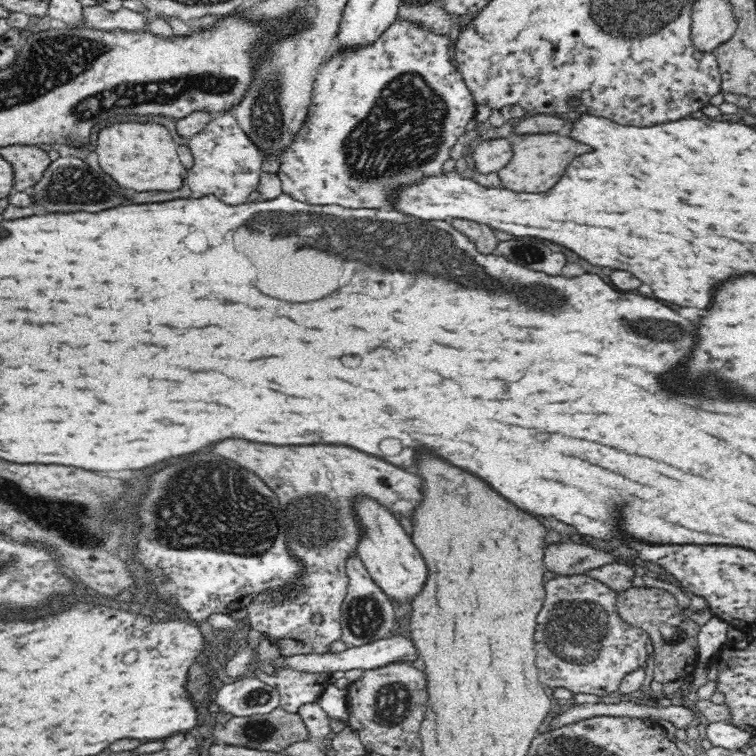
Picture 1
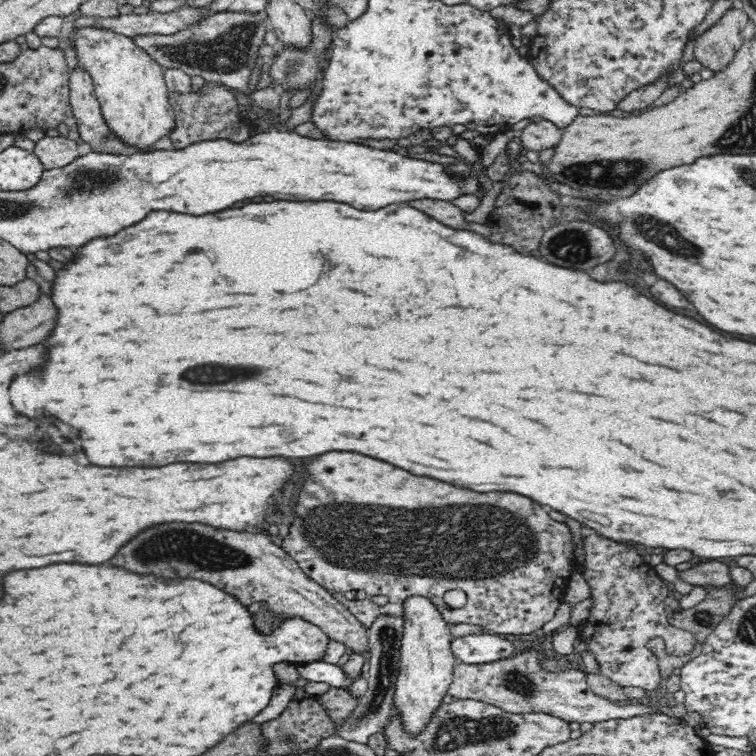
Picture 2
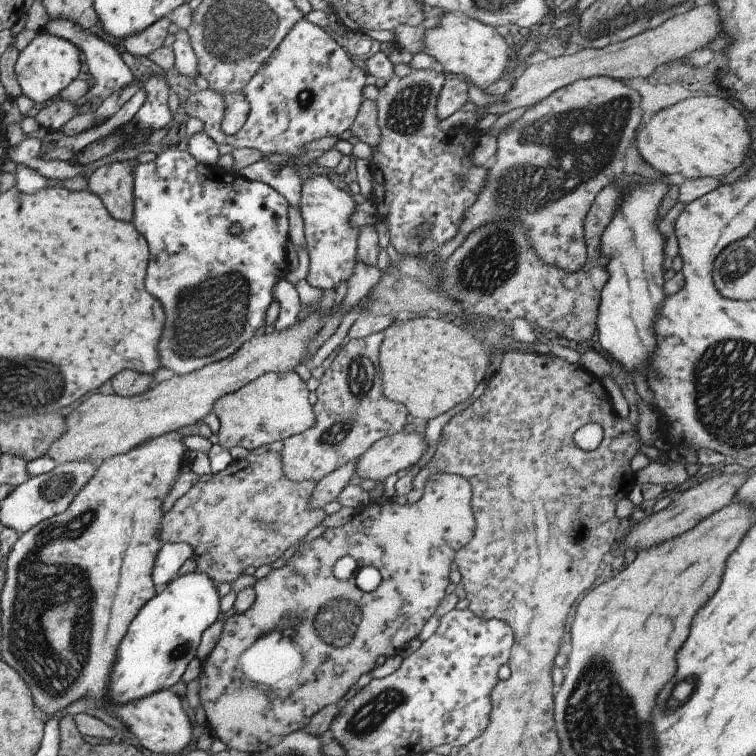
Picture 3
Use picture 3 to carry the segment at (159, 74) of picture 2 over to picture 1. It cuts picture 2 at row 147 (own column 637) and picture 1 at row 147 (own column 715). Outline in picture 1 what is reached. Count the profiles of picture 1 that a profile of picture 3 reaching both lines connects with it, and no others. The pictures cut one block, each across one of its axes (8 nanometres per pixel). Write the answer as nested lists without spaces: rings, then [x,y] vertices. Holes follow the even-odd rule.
[[[116,124],[104,128],[96,146],[100,168],[114,178],[120,188],[155,194],[183,188],[186,168],[182,166],[177,150],[178,145],[170,138],[166,128],[156,124]]]

